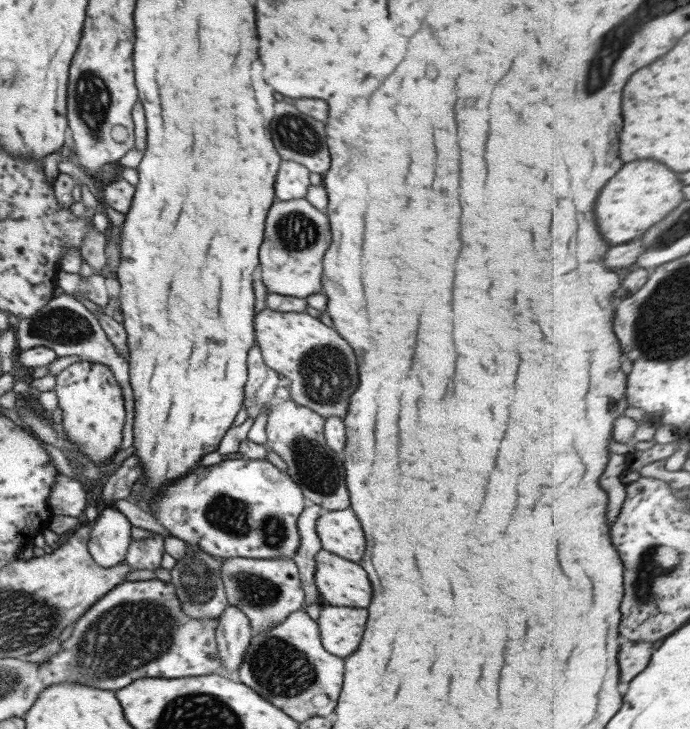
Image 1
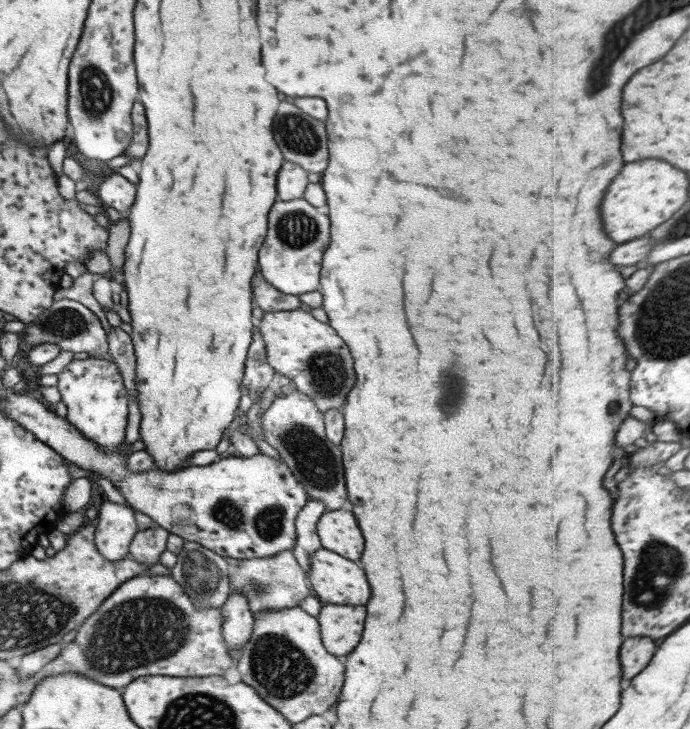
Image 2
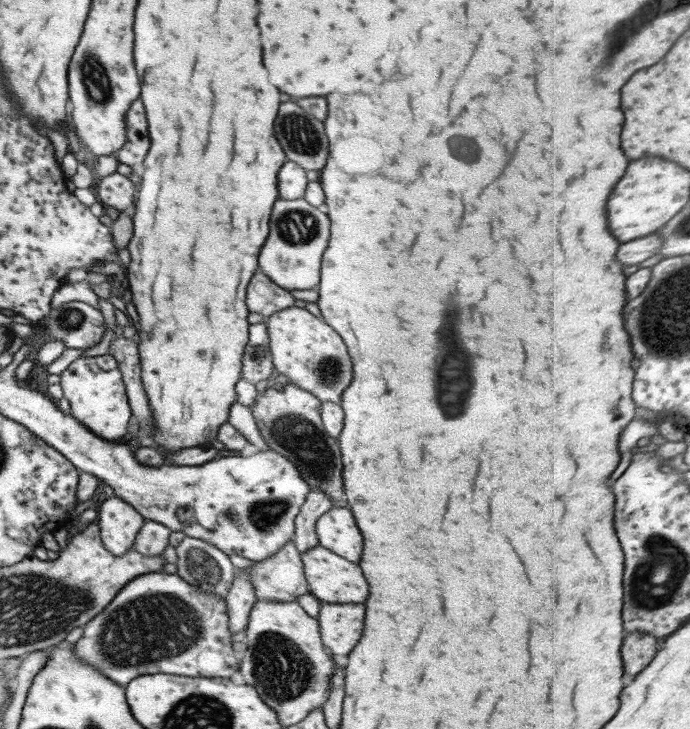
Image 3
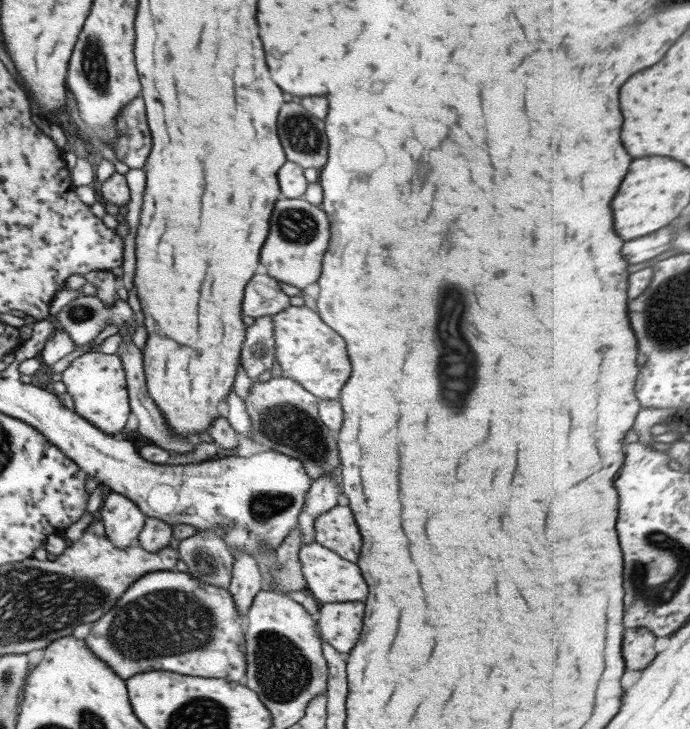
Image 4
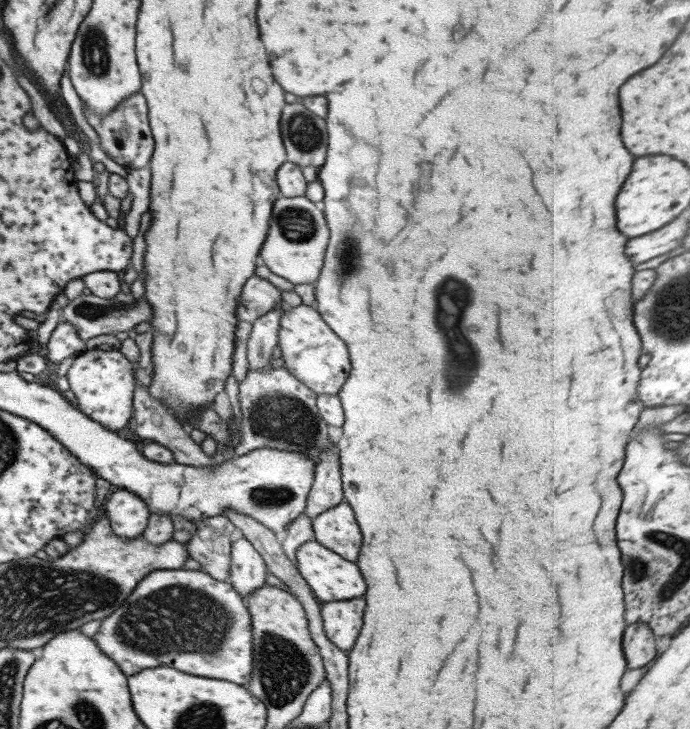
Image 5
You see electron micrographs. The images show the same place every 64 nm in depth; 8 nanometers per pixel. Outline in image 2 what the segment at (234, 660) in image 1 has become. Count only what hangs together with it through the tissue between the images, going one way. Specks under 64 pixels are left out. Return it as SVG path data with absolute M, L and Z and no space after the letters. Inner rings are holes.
M243 594L227 595L220 608L222 616L221 634L228 653L242 649L253 628L253 616L249 610L246 596Z

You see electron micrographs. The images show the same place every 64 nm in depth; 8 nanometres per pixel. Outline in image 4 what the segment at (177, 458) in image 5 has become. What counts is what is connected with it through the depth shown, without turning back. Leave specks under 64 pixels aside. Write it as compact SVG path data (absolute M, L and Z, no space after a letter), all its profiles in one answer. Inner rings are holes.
M132 342L128 345L127 343L121 343L115 353L120 356L123 363L130 414L133 416L133 420L136 421L136 434L143 436L146 440L150 440L152 445L156 445L158 448L164 449L165 451L176 452L179 453L179 455L184 452L193 451L195 441L181 435L176 435L170 429L161 410L159 410L151 398L149 398L148 392L146 391L143 361L140 350Z

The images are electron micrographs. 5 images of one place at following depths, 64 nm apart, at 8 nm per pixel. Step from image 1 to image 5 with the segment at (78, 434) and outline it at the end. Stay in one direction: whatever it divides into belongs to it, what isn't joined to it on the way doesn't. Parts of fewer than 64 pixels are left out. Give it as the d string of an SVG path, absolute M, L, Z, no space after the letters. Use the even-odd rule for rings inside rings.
M117 349L85 350L74 357L65 377L77 398L77 408L103 428L114 431L123 428L132 416L133 373L132 364Z

